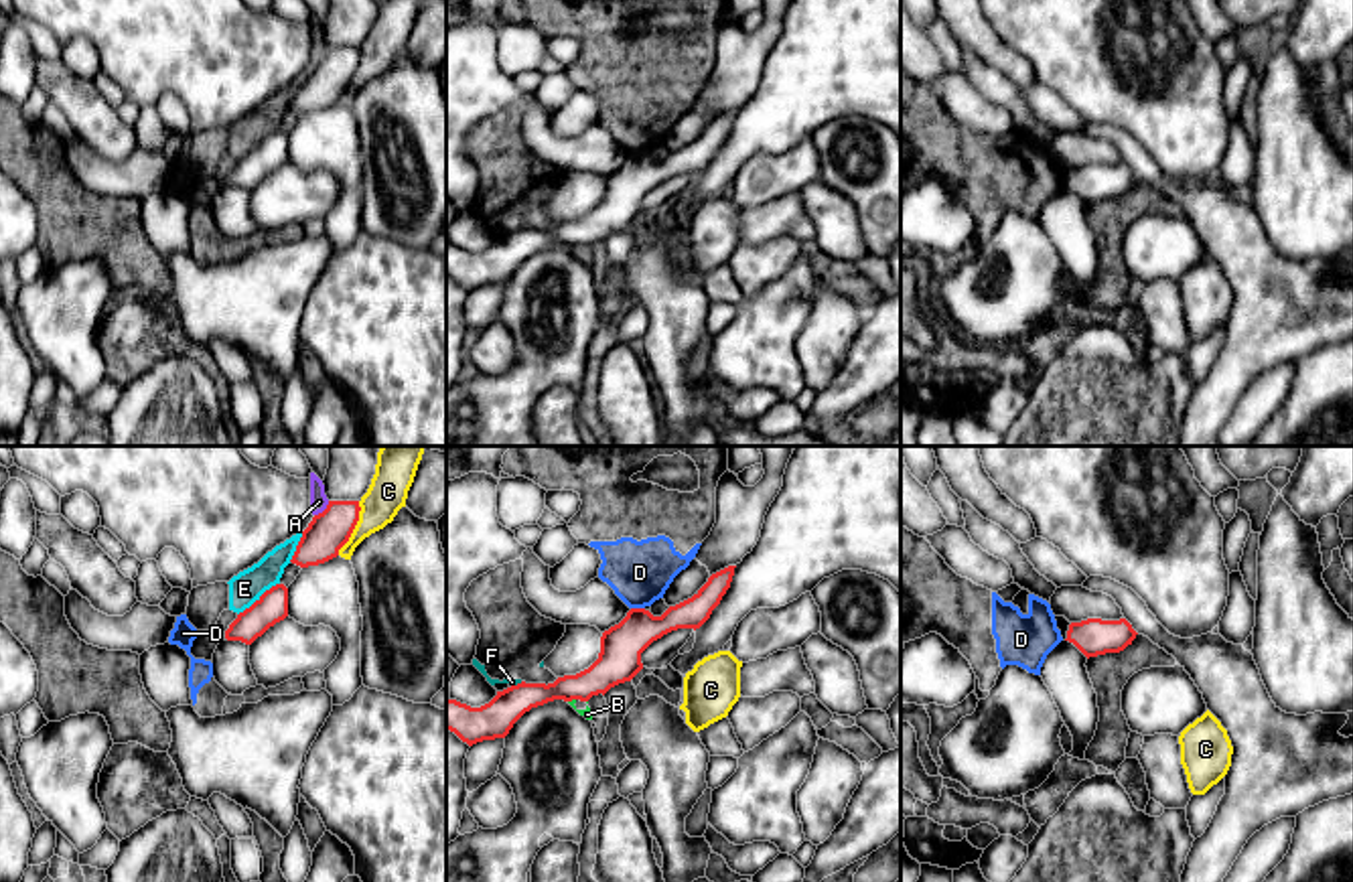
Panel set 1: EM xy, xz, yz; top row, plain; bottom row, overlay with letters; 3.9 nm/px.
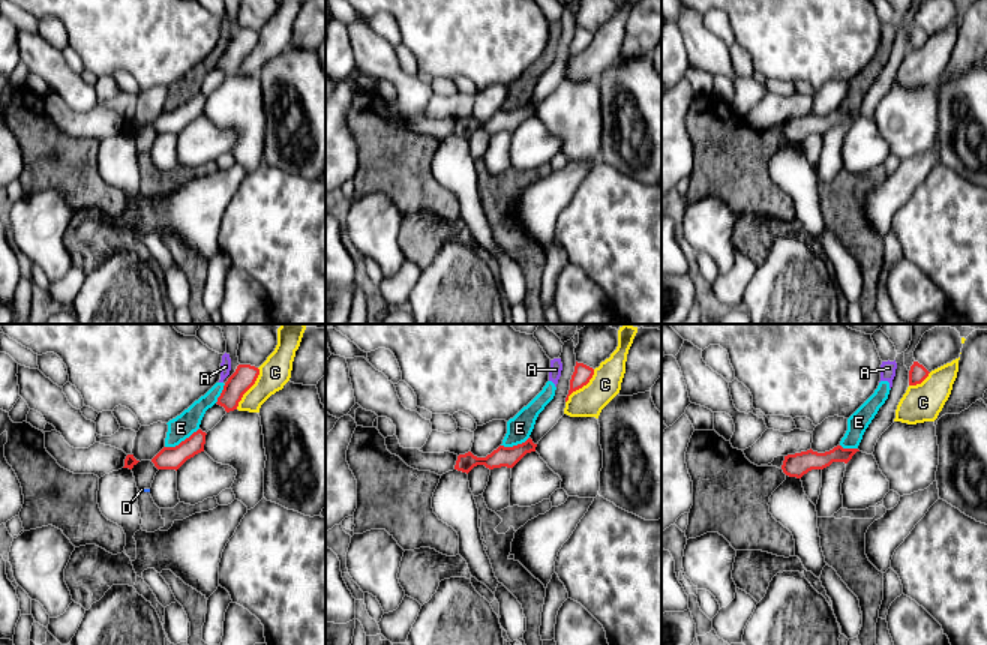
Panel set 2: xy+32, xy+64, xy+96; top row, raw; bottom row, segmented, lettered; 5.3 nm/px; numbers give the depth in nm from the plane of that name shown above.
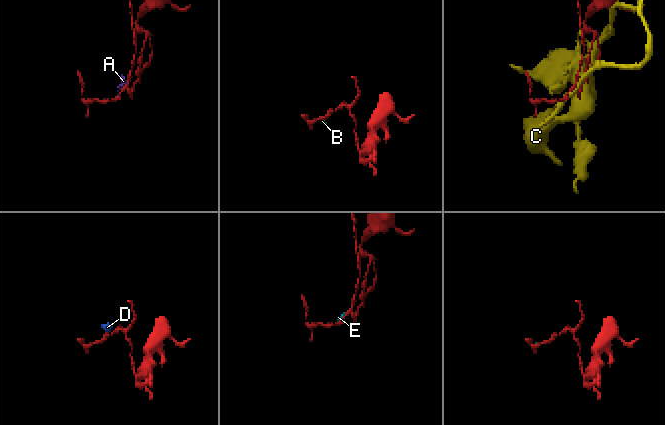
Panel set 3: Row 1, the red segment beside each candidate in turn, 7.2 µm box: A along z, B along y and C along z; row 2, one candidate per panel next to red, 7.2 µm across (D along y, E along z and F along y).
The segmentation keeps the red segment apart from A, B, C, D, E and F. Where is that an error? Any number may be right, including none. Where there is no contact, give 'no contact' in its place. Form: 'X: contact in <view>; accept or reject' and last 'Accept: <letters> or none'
A: contact in xy; reject
B: contact in xz; reject
C: contact in xy; reject
D: contact in xz; reject
E: contact in xy; reject
F: contact in xz; reject
Accept: none

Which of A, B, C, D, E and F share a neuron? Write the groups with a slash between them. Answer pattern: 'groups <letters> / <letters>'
groups A B D E F / C

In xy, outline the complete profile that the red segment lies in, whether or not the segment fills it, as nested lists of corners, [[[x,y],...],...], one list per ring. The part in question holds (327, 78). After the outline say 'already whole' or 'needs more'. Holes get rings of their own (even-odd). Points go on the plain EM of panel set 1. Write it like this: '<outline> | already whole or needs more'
[[[329,47],[302,77],[290,107],[308,114],[337,103],[359,67],[359,57],[359,47]]] | already whole

